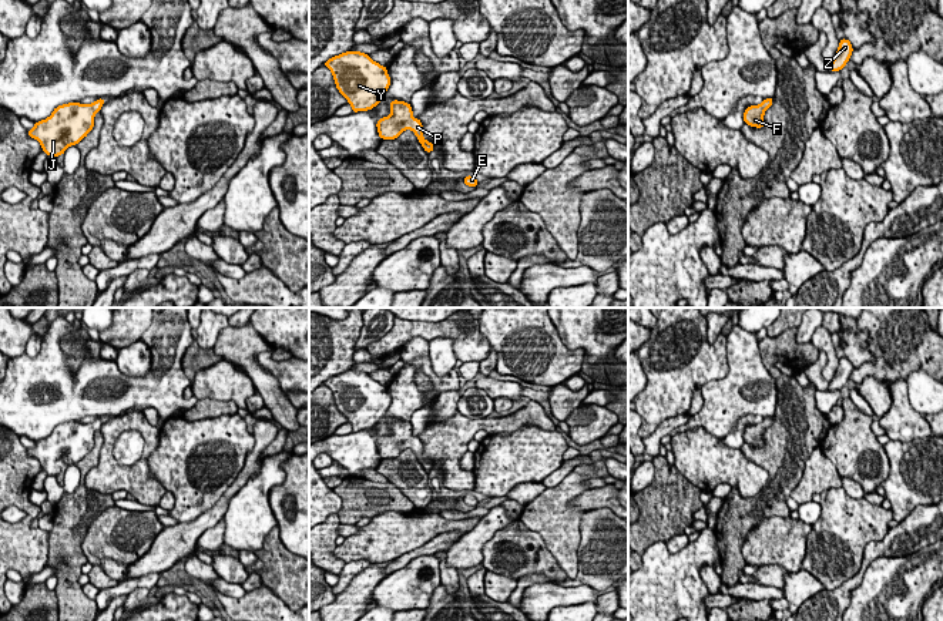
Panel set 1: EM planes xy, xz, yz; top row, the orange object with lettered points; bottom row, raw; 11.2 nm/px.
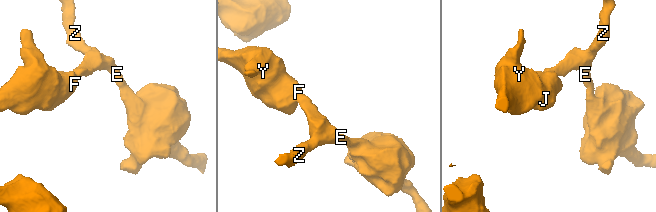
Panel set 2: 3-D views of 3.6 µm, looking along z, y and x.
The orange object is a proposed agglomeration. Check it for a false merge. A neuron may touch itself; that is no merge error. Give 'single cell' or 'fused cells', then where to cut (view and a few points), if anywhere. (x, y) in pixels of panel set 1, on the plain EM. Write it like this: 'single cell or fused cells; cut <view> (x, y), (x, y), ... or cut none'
single cell; cut none

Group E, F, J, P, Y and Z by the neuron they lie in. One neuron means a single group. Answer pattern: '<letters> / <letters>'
E F J P Y Z

